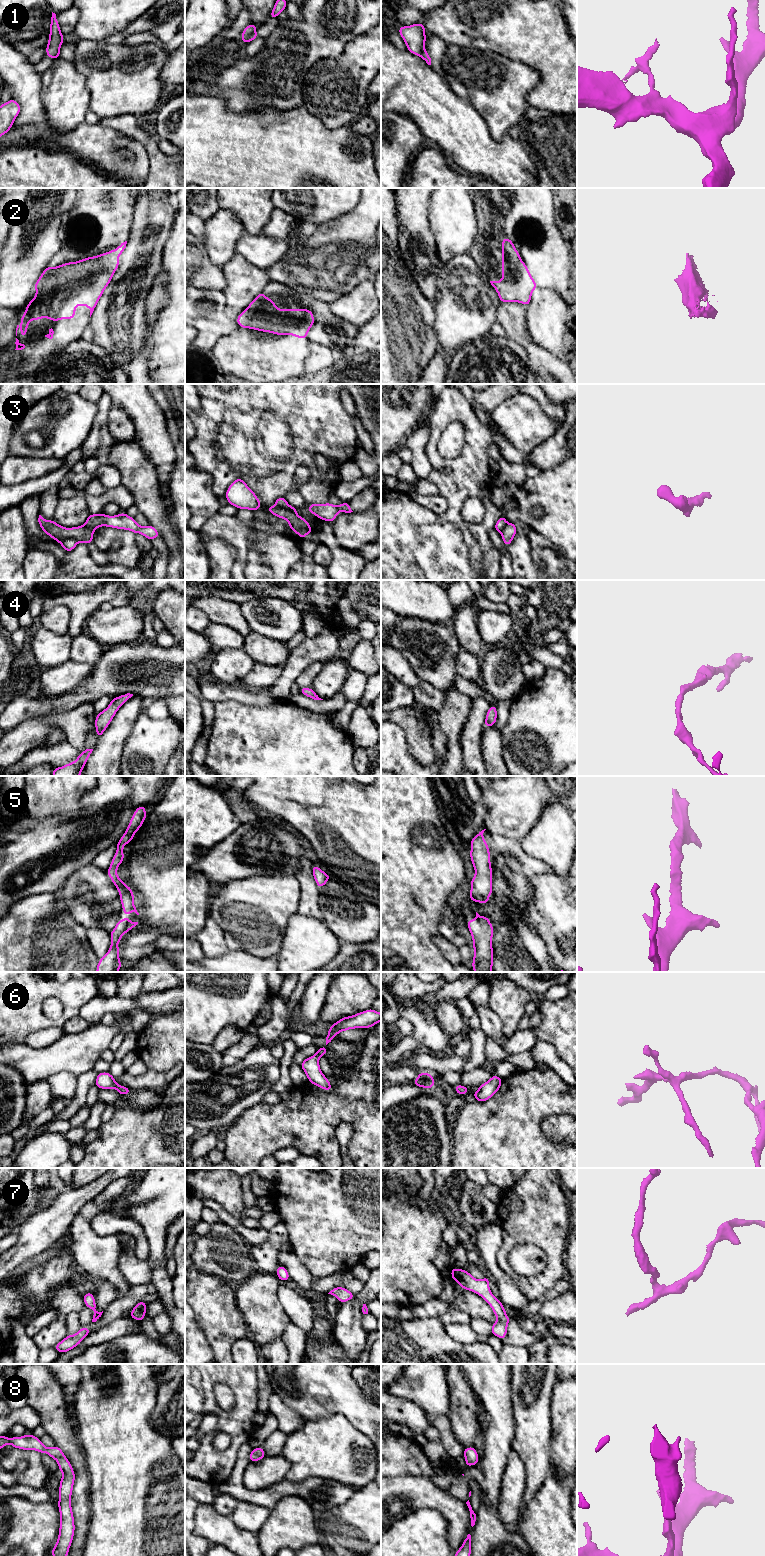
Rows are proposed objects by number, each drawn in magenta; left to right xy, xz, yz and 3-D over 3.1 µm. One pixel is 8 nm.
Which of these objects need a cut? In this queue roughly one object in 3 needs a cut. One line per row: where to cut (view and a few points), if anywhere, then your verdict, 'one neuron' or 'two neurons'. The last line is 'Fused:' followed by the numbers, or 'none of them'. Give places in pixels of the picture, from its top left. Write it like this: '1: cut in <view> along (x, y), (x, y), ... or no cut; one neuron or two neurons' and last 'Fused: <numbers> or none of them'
1: cut in xz along (255, 31), (242, 38); two neurons
2: no cut; one neuron
3: cut in xz along (276, 504), (290, 508), (295, 512); two neurons
4: no cut; one neuron
5: no cut; one neuron
6: no cut; one neuron
7: no cut; one neuron
8: no cut; one neuron
Fused: 1, 3

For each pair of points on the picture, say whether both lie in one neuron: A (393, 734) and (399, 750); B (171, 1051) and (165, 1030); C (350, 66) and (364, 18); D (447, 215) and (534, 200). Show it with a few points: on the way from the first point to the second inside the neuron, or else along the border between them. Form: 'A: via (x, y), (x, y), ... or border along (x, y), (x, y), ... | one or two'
A: via (393, 738), (395, 746) | one
B: via (168, 1046), (168, 1039), (165, 1035) | one
C: border along (370, 29), (349, 41), (342, 51) | two
D: border along (473, 198), (477, 233) | two

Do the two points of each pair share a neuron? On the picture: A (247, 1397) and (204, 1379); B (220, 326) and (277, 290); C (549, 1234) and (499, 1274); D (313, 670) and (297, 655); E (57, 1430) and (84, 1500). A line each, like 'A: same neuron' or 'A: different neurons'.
A: same neuron
B: different neurons
C: different neurons
D: different neurons
E: same neuron

